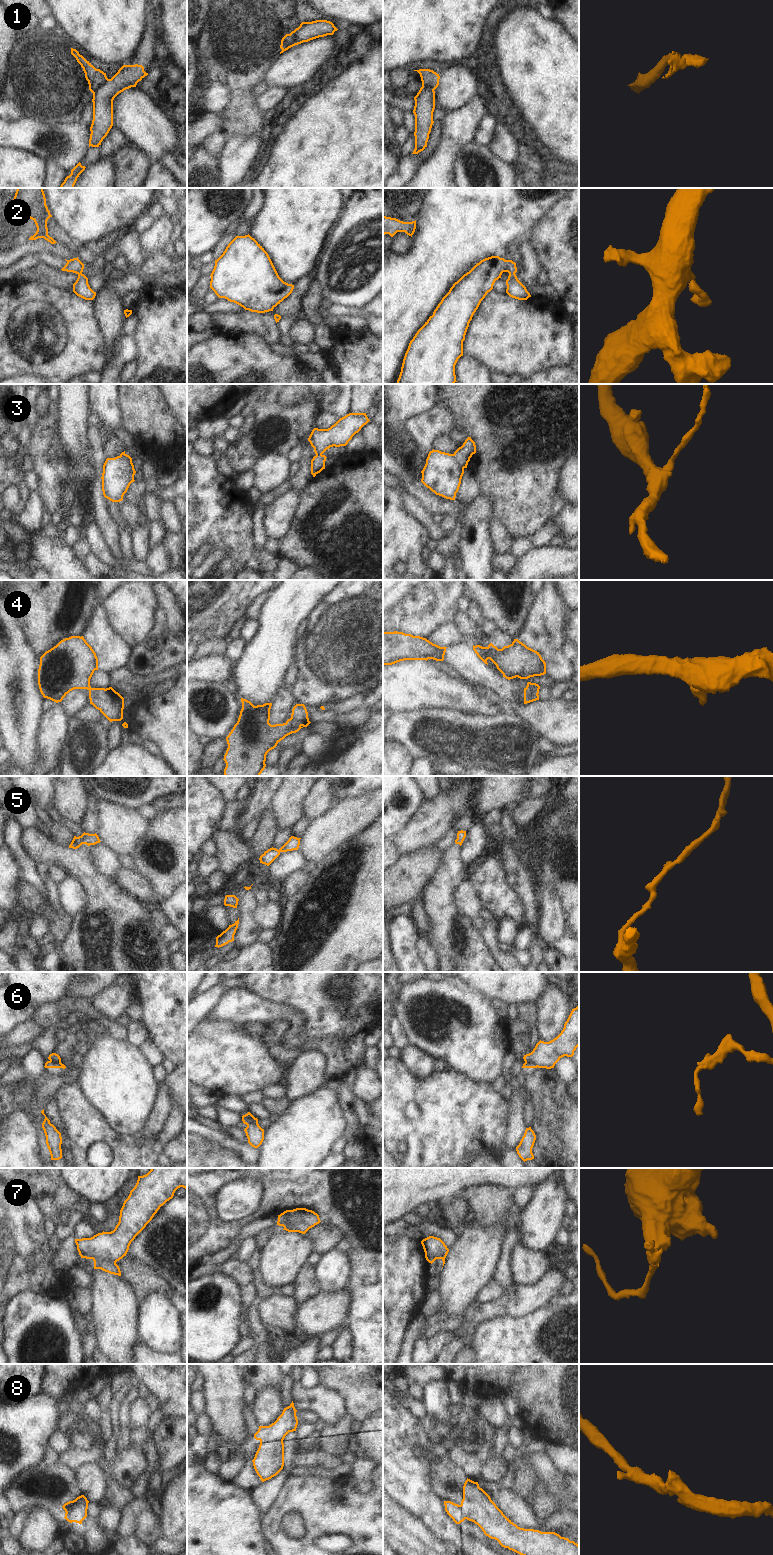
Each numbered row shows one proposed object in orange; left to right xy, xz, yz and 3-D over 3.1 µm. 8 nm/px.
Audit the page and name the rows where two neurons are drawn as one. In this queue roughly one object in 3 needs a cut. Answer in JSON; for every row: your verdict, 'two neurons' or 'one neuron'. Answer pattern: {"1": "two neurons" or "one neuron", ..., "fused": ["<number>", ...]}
{"1": "two neurons", "2": "one neuron", "3": "two neurons", "4": "one neuron", "5": "one neuron", "6": "two neurons", "7": "two neurons", "8": "two neurons", "fused": ["1", "3", "6", "7", "8"]}

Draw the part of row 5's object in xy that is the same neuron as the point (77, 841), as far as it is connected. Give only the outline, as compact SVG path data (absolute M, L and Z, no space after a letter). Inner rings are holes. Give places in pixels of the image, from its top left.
M84 832L79 837L74 836L71 844L69 845L69 848L77 849L82 844L86 844L86 845L90 846L90 845L95 845L95 844L100 843L100 842L101 841L96 833L89 834L89 833Z

